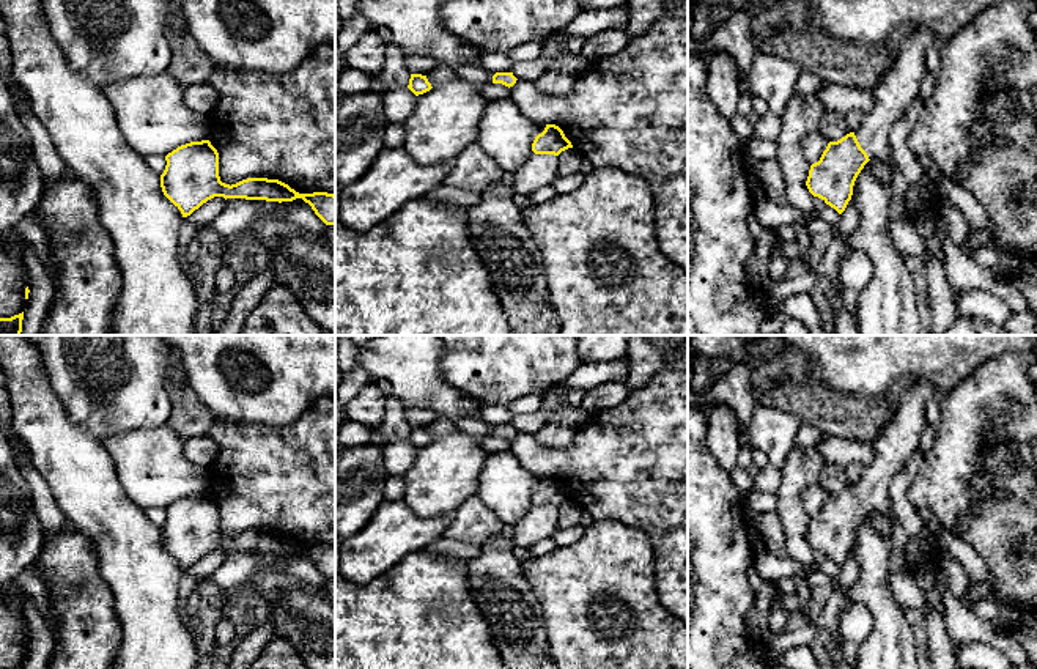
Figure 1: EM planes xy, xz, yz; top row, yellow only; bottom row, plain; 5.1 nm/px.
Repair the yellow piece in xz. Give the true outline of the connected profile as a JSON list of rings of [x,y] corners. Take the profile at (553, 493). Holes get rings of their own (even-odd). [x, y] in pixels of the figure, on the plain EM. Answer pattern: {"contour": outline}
{"contour": [[[546,477],[532,496],[533,507],[508,529],[513,543],[530,548],[551,537],[557,530],[557,508],[568,501],[573,497],[563,483],[555,477]]]}

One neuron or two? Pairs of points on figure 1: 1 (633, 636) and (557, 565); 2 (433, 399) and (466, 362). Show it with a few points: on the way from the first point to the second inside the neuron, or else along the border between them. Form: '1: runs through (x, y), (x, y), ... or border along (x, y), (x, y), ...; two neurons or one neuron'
1: runs through (614, 622), (576, 584); one neuron
2: border along (441, 351), (441, 375), (479, 403); two neurons

